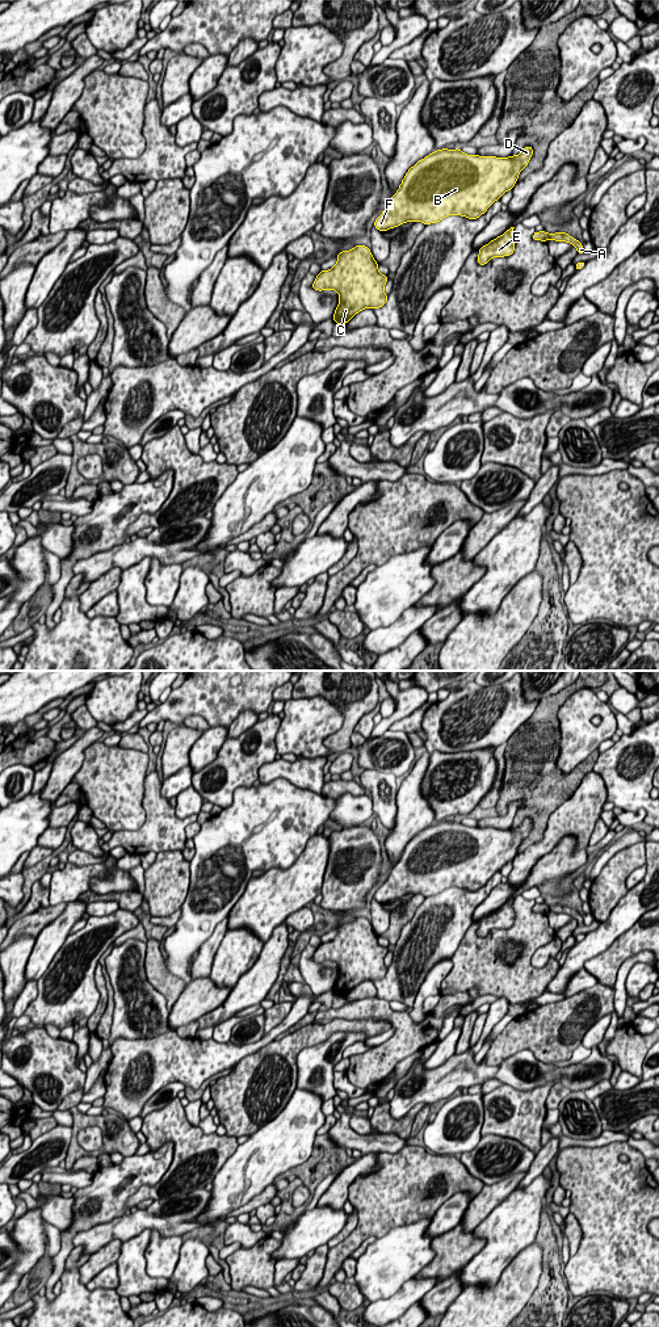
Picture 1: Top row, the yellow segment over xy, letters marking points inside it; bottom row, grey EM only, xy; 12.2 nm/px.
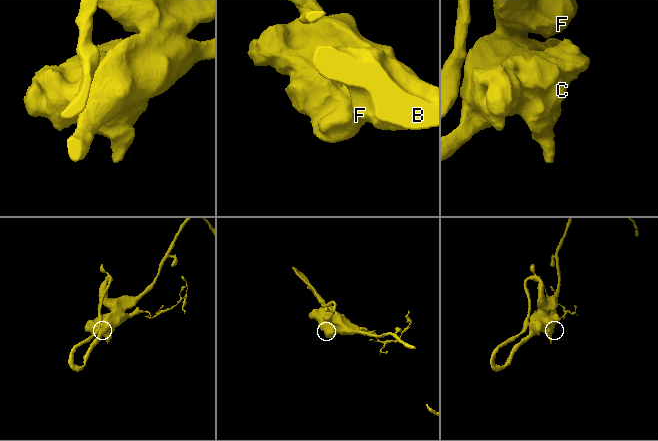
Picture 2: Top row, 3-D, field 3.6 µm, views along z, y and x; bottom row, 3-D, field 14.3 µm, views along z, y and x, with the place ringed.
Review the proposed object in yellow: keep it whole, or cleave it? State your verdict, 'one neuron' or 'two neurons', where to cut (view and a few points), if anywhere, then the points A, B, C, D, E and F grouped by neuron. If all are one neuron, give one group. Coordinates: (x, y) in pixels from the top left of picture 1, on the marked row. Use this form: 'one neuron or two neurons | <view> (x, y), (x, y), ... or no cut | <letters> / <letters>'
two neurons | xy (548, 234), (550, 238) | A / B C D E F

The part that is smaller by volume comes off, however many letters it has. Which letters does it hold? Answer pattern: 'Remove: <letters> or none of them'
Remove: A

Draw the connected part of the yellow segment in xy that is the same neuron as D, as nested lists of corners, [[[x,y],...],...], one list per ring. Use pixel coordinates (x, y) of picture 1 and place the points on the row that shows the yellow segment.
[[[530,146],[508,158],[467,155],[459,148],[433,151],[408,169],[389,206],[374,221],[374,227],[383,232],[407,222],[437,223],[449,215],[477,219],[507,190],[513,189],[532,155]]]

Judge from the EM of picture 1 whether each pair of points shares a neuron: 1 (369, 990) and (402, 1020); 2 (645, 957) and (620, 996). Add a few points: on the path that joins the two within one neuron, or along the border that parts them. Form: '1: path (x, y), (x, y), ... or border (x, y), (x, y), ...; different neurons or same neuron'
1: border (376, 995), (345, 1003); different neurons
2: path (633, 960), (624, 969), (620, 985); same neuron

